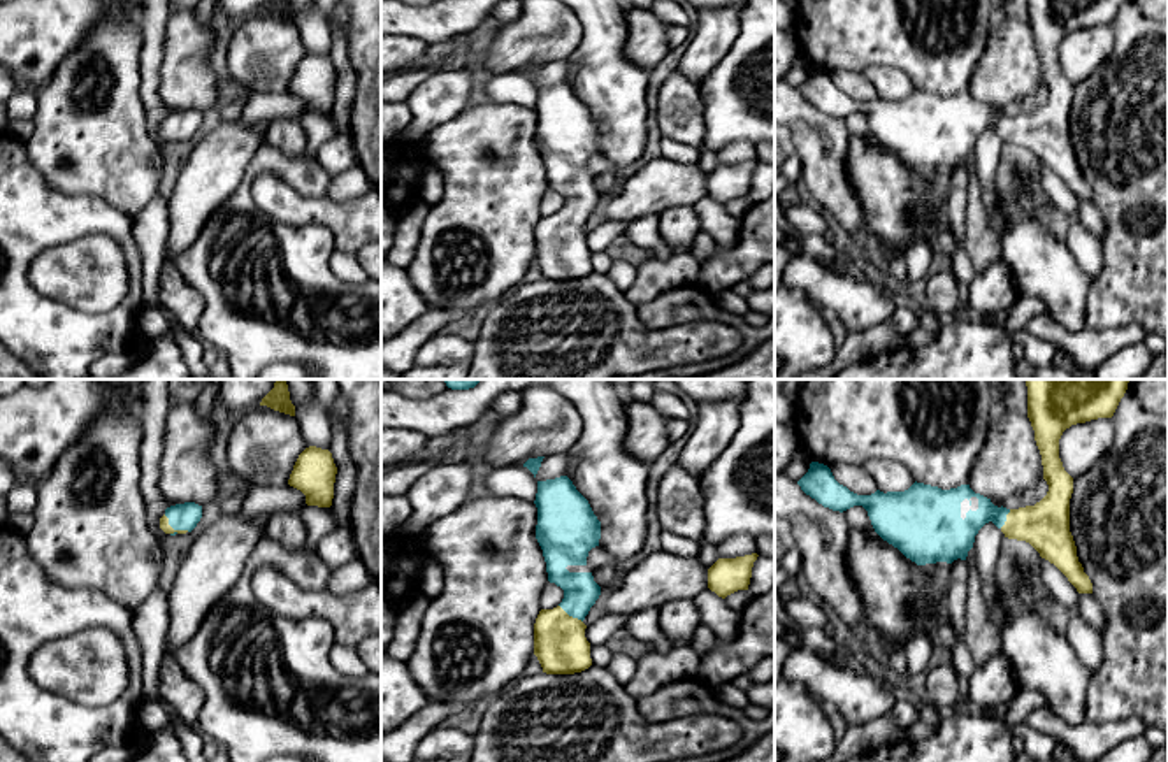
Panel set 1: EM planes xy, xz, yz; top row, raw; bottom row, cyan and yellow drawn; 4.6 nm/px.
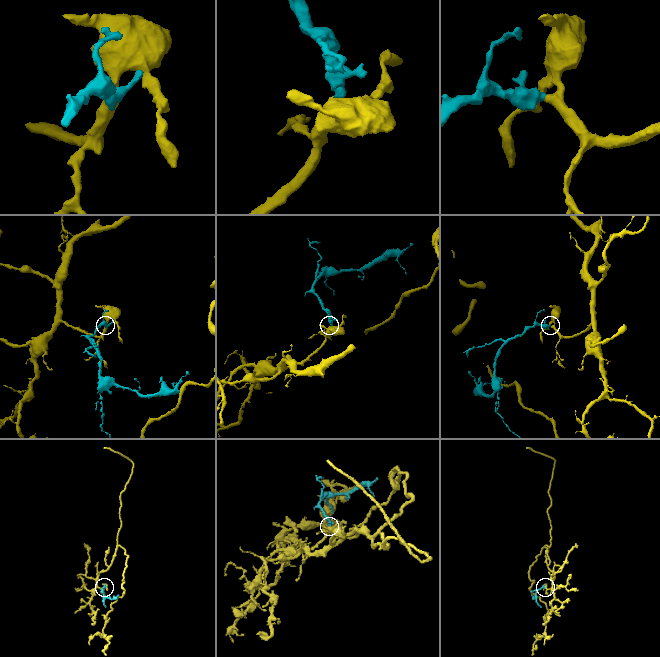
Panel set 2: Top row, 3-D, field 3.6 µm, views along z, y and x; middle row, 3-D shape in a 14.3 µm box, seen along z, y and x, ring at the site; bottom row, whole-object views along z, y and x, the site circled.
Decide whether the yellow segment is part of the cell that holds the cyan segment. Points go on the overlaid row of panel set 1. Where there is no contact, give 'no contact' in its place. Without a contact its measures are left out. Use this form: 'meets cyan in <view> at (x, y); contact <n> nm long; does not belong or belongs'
meets cyan in xy at (174, 529); contact 140 nm long; belongs

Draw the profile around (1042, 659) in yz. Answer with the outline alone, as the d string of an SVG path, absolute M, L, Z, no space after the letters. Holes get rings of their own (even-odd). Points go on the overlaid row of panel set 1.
M1020 586L999 588L1005 611L1001 653L1010 662L1019 688L1042 692L1056 716L1070 725L1082 723L1092 672L1066 634L1057 632L1042 611L1027 607L1022 595Z

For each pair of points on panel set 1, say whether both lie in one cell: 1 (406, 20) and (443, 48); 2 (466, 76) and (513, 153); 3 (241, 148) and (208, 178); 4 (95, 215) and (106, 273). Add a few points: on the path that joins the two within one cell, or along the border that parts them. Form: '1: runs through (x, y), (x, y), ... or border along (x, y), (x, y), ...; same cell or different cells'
1: border along (455, 35), (429, 44); different cells
2: border along (466, 106), (452, 118), (431, 129); different cells
3: runs through (232, 153), (216, 169); same cell
4: border along (58, 244), (85, 236), (109, 236), (127, 264); different cells

